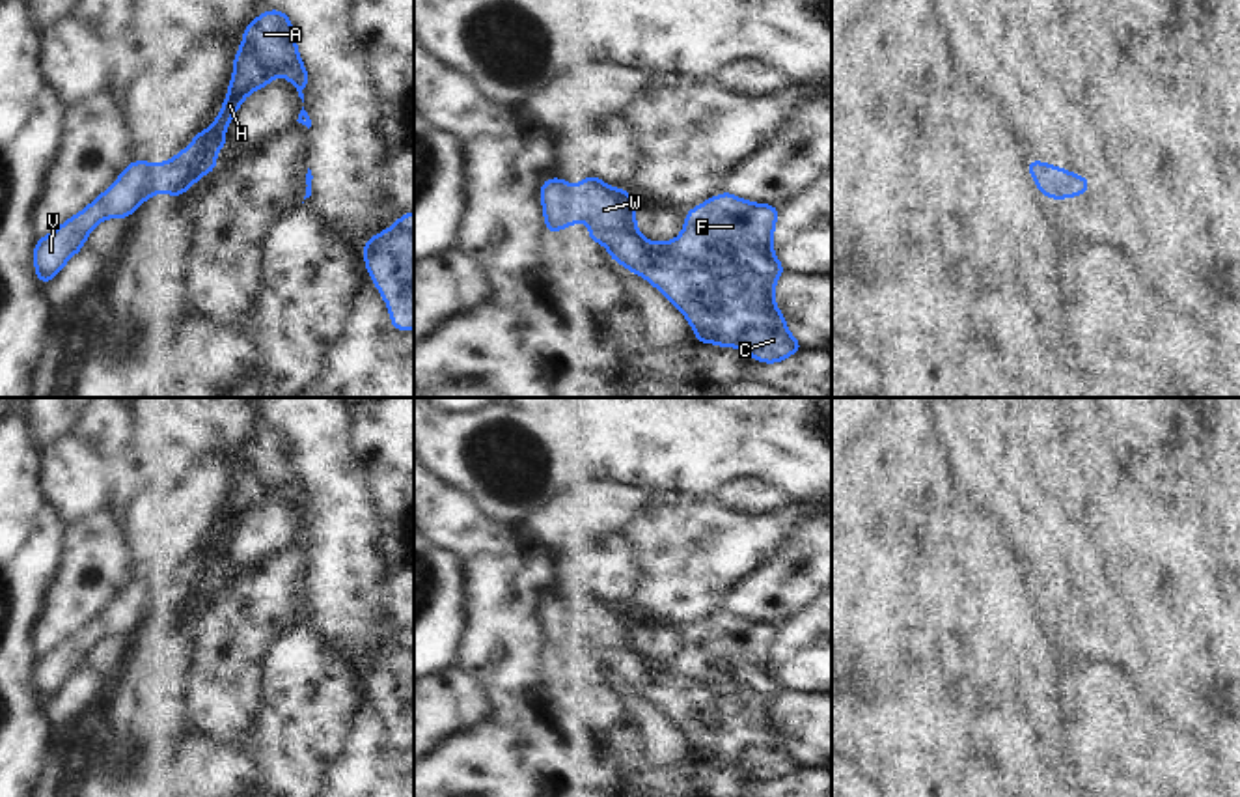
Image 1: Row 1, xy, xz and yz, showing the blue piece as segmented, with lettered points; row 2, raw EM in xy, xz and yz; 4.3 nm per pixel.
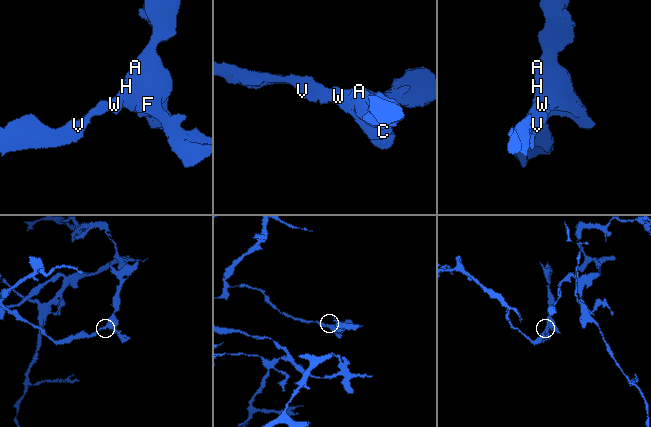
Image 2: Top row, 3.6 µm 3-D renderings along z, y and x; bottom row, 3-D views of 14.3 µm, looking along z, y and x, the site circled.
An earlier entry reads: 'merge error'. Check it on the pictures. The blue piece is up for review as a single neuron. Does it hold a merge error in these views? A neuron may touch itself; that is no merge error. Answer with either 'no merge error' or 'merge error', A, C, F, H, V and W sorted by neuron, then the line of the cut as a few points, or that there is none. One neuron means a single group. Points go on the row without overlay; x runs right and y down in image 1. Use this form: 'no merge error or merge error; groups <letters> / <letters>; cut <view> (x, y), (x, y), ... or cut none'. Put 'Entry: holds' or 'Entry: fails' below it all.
no merge error; groups A C F H V W; cut none
Entry: fails

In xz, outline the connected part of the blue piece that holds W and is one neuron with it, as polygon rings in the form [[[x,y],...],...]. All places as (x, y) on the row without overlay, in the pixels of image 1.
[[[586,594],[580,603],[550,595],[543,599],[539,614],[546,651],[563,650],[584,638],[589,644],[587,659],[604,663],[610,678],[625,683],[634,694],[643,694],[666,713],[686,735],[699,762],[737,765],[765,782],[778,782],[804,767],[789,750],[774,719],[774,706],[785,691],[774,674],[779,625],[753,622],[725,608],[692,625],[677,657],[653,661],[638,648],[636,616],[597,594]]]

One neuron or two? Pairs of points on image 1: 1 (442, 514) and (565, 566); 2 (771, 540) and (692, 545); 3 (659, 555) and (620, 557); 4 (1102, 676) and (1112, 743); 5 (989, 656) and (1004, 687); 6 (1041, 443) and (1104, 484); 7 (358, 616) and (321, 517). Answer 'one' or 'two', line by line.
1: two
2: one
3: two
4: one
5: one
6: one
7: one

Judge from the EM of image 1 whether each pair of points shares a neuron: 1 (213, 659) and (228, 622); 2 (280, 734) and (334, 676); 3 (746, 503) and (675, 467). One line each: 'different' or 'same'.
1: same
2: same
3: different

